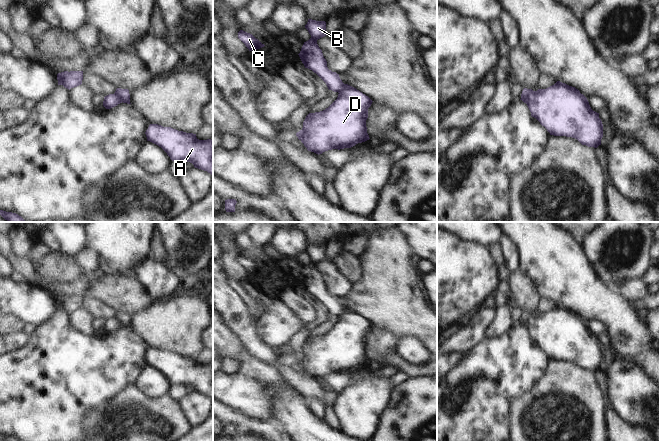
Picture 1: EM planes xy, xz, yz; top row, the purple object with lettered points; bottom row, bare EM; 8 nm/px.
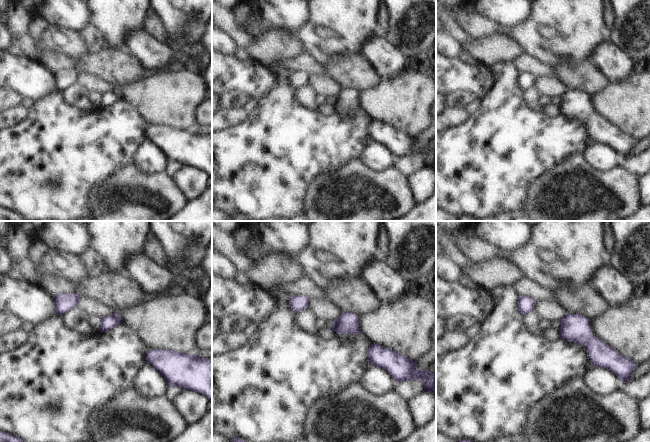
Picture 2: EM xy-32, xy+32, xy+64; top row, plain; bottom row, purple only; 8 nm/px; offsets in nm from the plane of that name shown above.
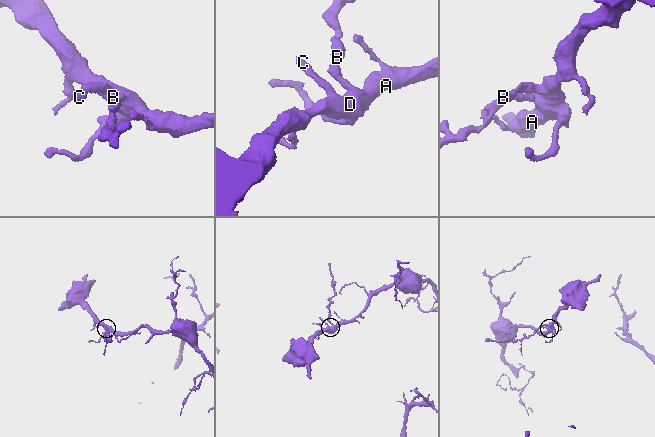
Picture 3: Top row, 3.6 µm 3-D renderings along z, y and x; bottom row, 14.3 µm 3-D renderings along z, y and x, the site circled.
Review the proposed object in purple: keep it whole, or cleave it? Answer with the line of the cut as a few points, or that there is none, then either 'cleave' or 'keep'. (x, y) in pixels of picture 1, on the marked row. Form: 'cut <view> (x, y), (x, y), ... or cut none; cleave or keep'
cut xy (114, 93), (120, 102); cleave

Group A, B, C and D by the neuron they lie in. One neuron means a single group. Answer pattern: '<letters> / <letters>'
A C D / B

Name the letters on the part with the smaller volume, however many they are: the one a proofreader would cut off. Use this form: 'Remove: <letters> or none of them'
Remove: B

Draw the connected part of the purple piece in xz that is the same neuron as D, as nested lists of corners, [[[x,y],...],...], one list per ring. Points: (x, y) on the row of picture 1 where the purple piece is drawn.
[[[344,84],[337,99],[325,110],[309,113],[304,122],[303,128],[296,133],[298,139],[304,144],[308,151],[322,154],[332,149],[351,148],[358,143],[369,140],[366,120],[368,108],[372,100],[356,88]]]

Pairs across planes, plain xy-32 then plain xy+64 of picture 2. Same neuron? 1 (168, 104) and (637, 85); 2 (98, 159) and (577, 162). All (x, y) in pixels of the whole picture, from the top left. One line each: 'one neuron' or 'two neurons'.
1: one neuron
2: two neurons

